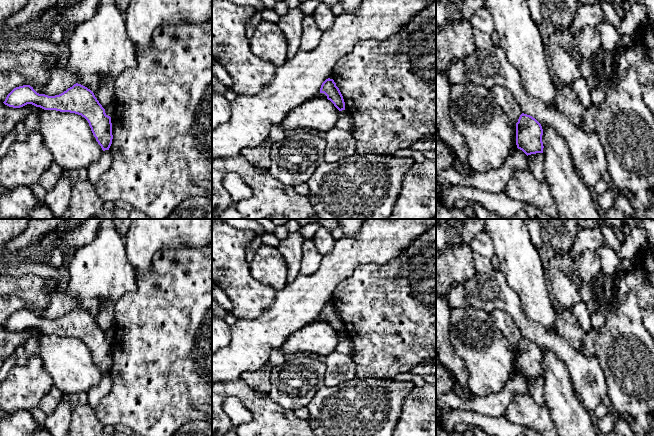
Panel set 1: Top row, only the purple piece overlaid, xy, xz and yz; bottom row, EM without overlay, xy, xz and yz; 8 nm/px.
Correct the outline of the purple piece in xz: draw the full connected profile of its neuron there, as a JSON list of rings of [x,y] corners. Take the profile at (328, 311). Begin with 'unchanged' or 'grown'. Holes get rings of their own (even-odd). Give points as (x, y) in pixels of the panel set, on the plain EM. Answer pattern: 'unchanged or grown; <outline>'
unchanged; [[[328,302],[322,307],[320,317],[324,317],[339,335],[345,334],[343,320],[333,303]]]

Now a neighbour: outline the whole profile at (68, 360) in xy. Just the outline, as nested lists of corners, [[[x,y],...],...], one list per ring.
[[[44,334],[38,344],[45,371],[63,394],[88,392],[101,381],[103,374],[81,339]]]

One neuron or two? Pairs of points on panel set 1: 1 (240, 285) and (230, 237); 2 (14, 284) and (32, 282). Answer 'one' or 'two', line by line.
1: one
2: one

